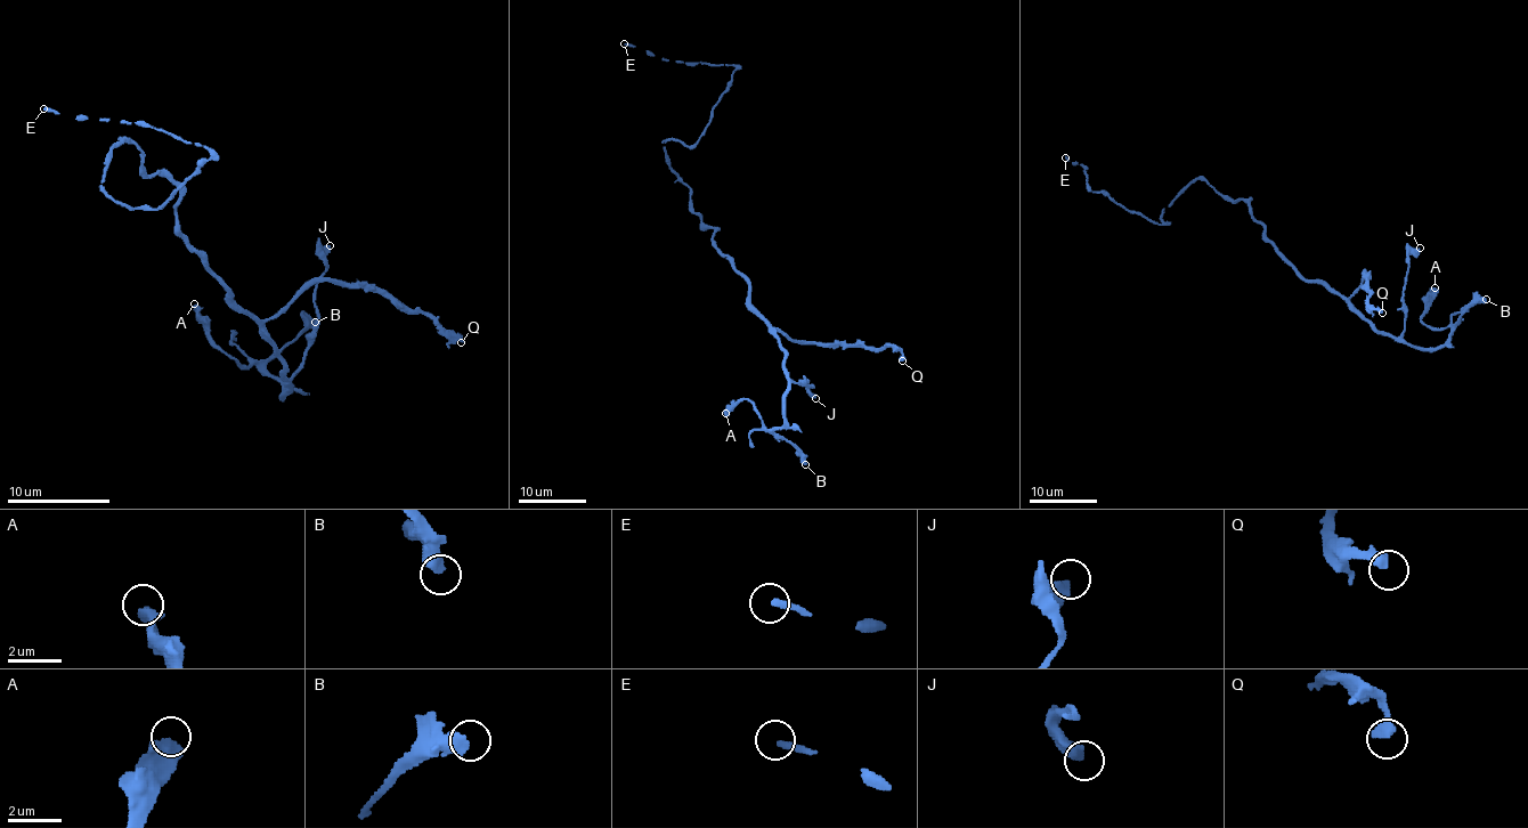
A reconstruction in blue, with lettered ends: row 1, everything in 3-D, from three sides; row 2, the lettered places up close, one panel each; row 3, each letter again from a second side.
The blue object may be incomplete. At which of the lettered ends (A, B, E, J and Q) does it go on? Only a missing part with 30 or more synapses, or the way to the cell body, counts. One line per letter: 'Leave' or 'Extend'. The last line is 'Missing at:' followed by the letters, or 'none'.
A: Leave
B: Leave
E: Leave
J: Leave
Q: Extend
Missing at: Q

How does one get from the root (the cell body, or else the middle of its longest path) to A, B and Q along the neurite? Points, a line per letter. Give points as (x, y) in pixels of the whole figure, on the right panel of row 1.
A: (1248, 205), (1306, 278), (1324, 281), (1384, 333), (1438, 349), (1451, 329), (1421, 319), (1435, 287)
B: (1248, 205), (1265, 236), (1306, 278), (1324, 281), (1378, 330), (1407, 343), (1438, 349), (1457, 319), (1486, 299)
Q: (1248, 205), (1265, 236), (1306, 278), (1324, 281), (1348, 298), (1362, 284), (1365, 272), (1368, 302), (1382, 313)

